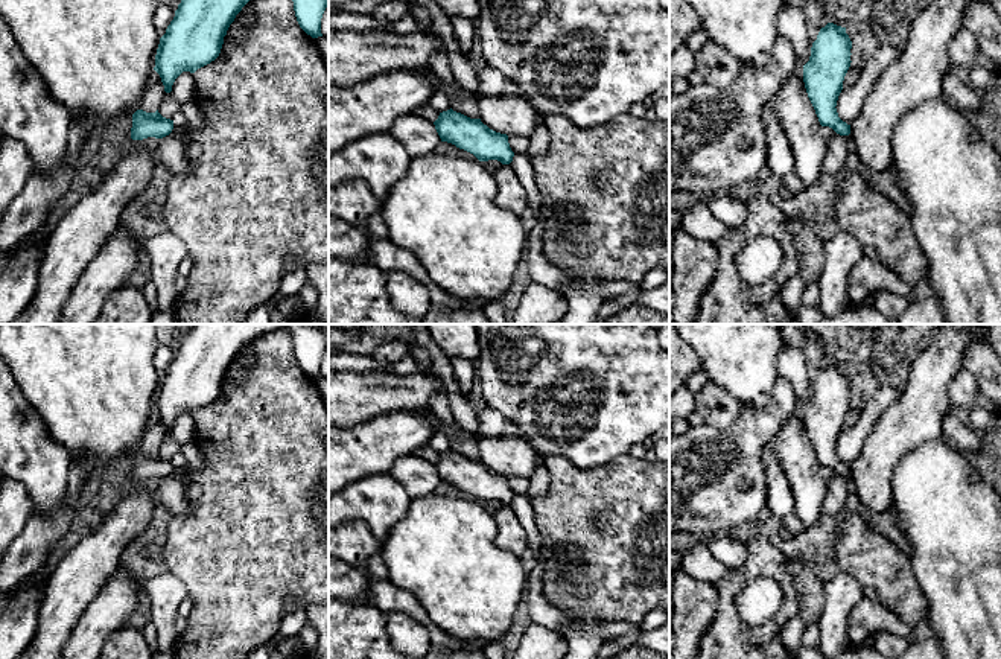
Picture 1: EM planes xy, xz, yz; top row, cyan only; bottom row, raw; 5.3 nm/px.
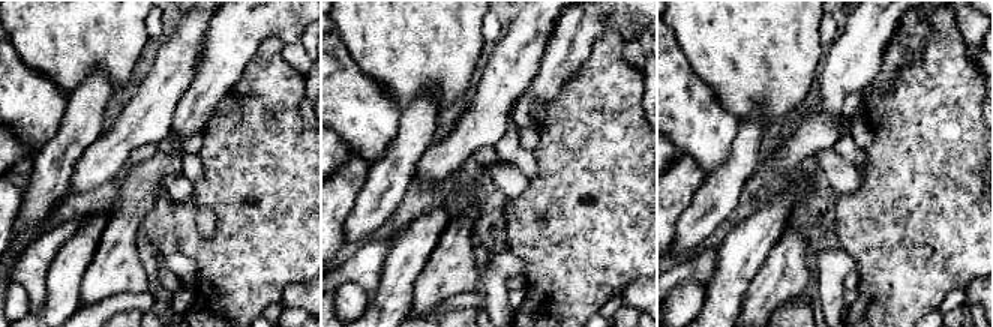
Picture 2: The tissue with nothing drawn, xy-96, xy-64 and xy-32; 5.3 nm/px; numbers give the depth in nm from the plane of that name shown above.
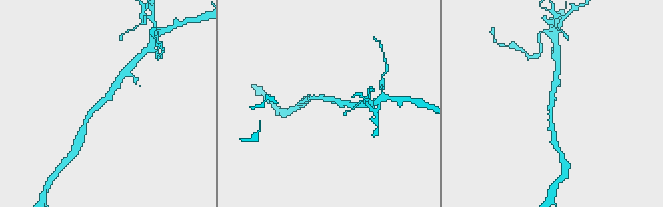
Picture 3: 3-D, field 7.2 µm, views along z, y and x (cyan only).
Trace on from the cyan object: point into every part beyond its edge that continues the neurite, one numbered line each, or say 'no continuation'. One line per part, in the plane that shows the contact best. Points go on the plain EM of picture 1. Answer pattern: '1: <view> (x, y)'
no continuation

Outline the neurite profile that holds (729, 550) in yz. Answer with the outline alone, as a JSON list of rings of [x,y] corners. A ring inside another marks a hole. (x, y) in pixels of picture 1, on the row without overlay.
[[[718,534],[710,537],[709,551],[727,568],[741,569],[747,559],[747,546],[741,534]]]

